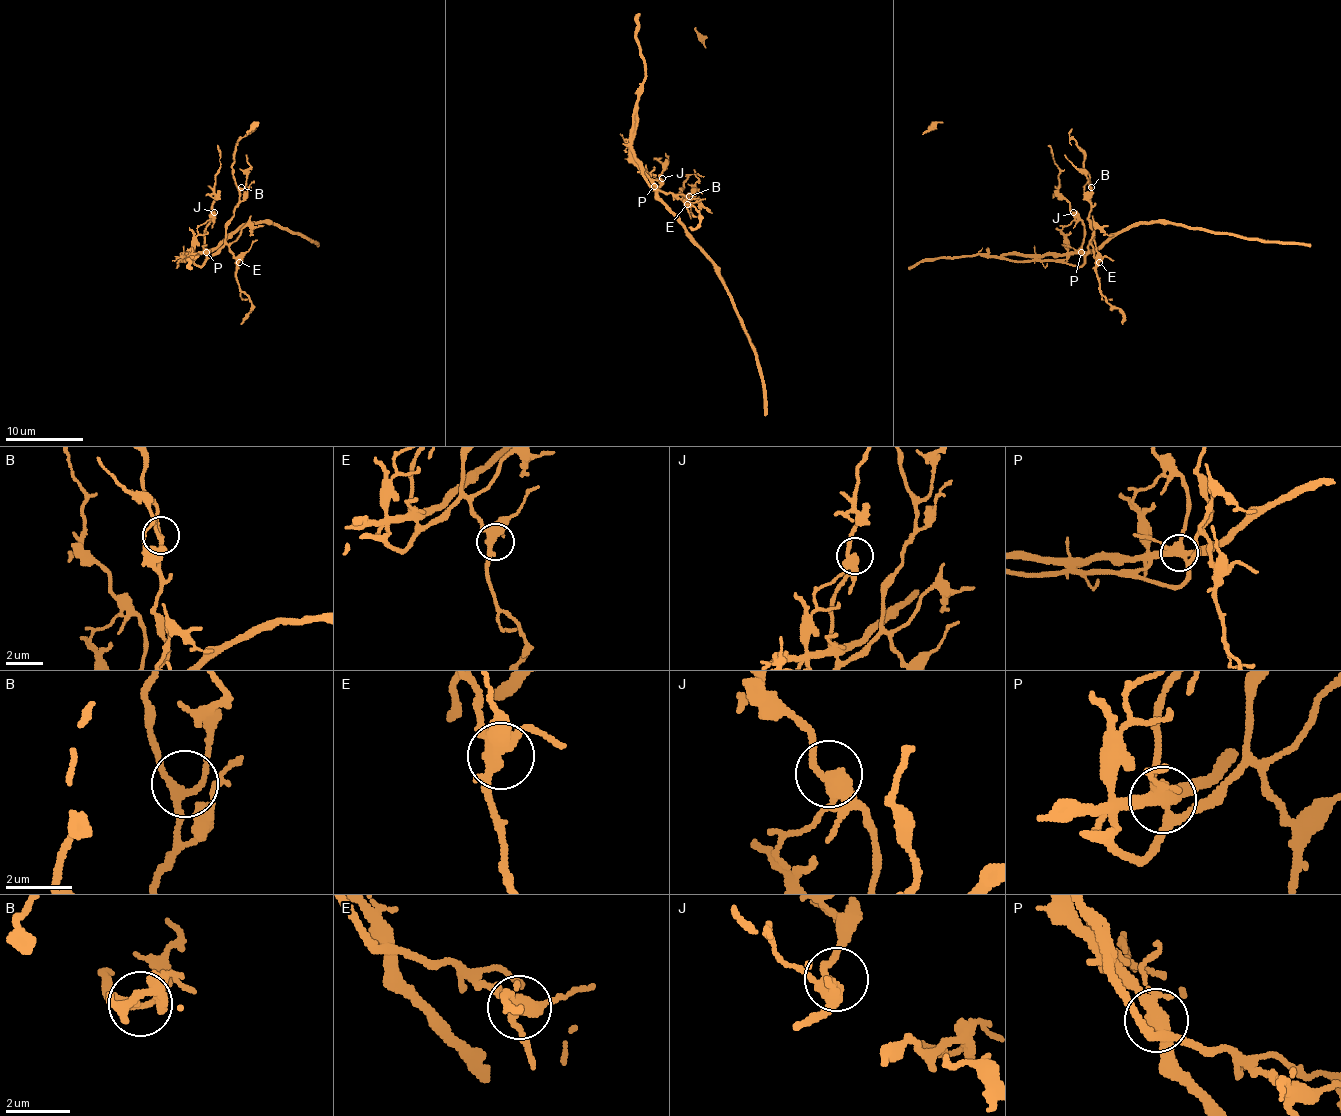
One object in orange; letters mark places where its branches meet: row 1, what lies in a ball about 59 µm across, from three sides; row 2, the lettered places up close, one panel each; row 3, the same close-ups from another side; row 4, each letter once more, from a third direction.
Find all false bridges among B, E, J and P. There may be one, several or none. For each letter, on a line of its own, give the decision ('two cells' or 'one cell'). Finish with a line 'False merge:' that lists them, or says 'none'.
B: one cell
E: one cell
J: one cell
P: two cells
False merge: P

